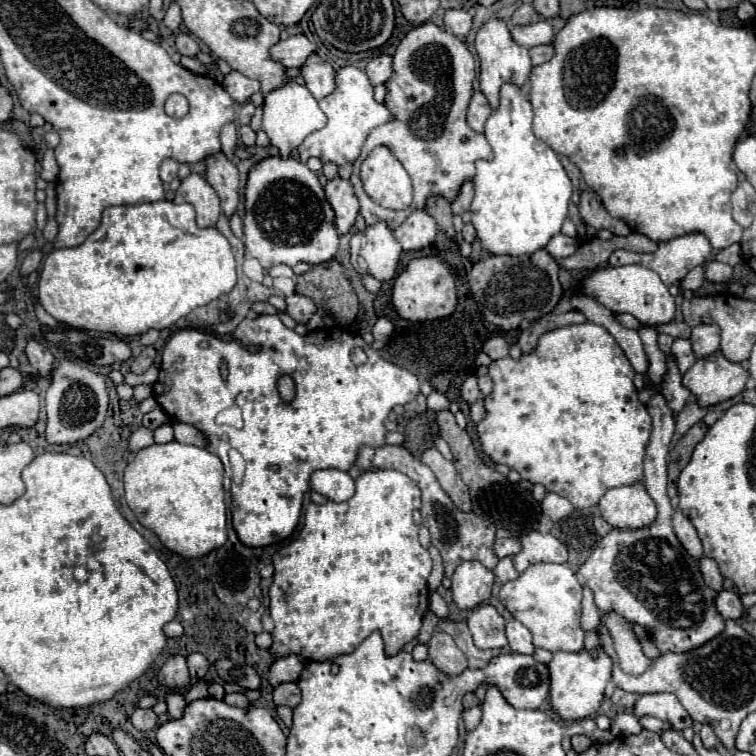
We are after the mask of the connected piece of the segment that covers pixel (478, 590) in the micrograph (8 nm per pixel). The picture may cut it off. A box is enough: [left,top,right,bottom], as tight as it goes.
[451,560,495,610]

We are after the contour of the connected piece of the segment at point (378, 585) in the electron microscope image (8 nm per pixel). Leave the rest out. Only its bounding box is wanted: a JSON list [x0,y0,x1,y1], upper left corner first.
[269,470,431,662]

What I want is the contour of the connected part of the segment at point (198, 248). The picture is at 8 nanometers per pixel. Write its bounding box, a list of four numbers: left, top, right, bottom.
[39,200,235,336]

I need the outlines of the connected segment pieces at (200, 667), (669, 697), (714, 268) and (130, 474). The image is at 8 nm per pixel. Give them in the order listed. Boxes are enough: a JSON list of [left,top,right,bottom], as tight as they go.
[[187,654,209,680],[633,694,693,730],[703,260,733,282],[123,442,227,558]]

